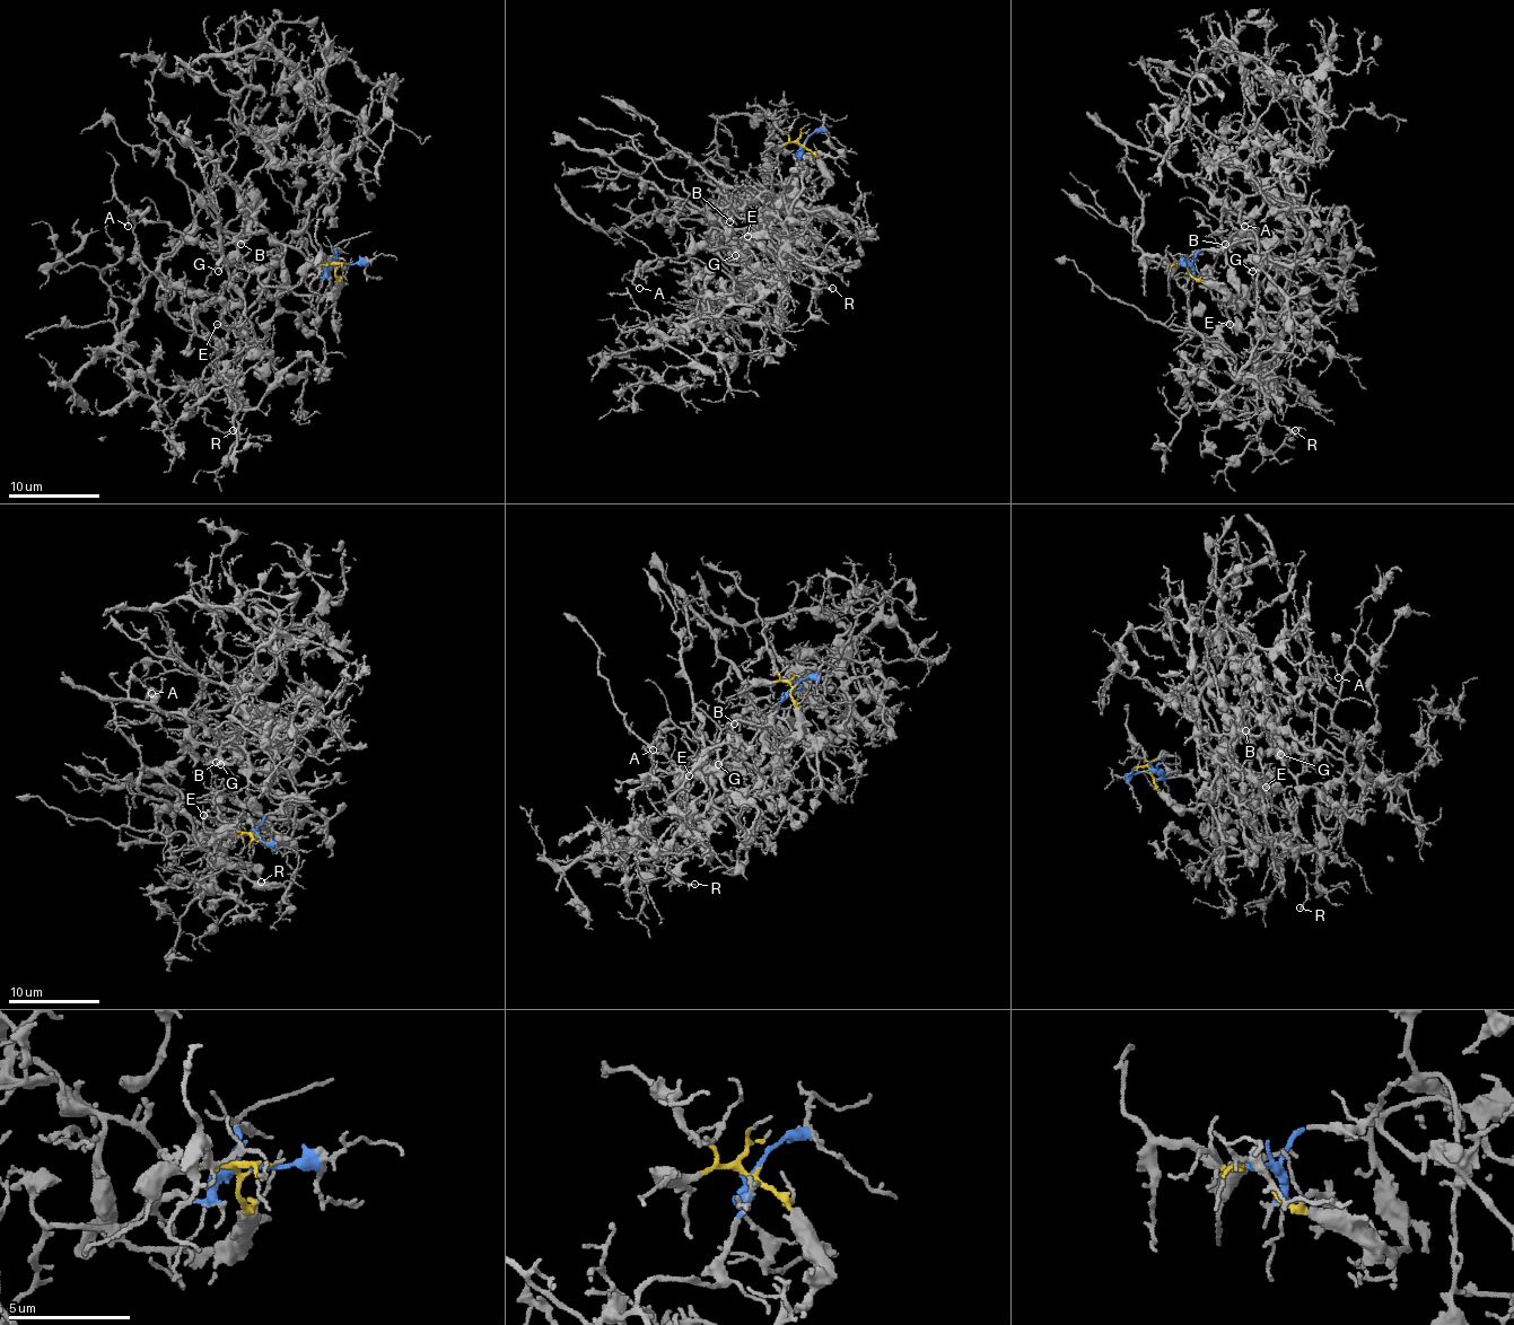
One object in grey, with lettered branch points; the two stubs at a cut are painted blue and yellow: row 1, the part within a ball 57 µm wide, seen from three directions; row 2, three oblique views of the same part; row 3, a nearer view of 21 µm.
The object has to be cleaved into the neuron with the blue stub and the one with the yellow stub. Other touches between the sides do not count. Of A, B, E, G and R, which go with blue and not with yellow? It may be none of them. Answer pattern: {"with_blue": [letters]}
{"with_blue": ["E", "R"]}

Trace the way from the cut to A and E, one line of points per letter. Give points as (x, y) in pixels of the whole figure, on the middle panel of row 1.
A: (805, 142), (825, 185), (805, 208), (768, 203), (732, 249), (654, 259), (635, 277), (639, 288)
E: (805, 142), (789, 185), (766, 183), (762, 187), (761, 194), (772, 217), (762, 236), (747, 236)

